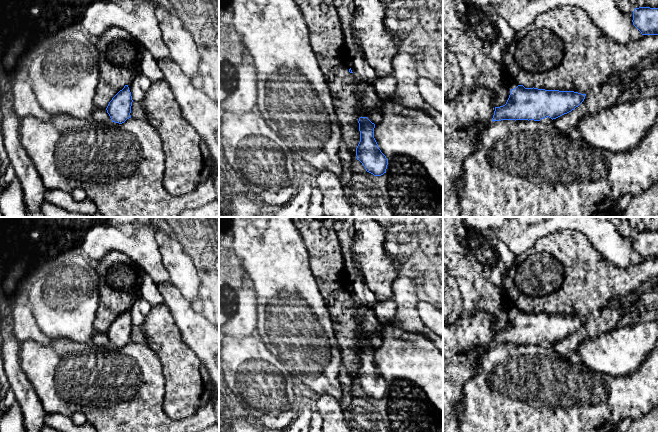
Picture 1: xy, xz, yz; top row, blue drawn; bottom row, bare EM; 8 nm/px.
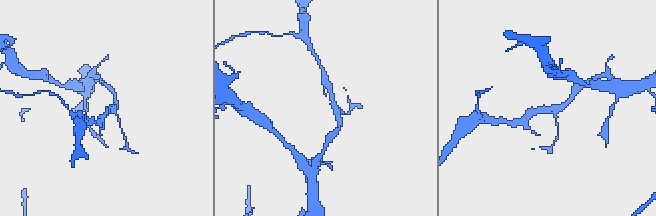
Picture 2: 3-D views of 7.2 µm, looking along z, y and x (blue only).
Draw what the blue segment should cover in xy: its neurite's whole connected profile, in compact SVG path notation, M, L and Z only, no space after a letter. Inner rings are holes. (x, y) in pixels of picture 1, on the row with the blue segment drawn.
M125 85L109 102L106 110L112 122L122 124L131 118L132 96L128 85Z

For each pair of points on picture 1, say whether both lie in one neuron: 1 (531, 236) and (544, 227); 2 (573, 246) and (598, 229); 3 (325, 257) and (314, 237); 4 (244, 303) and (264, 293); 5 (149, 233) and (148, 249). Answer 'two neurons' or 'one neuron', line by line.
1: one neuron
2: two neurons
3: one neuron
4: two neurons
5: one neuron

